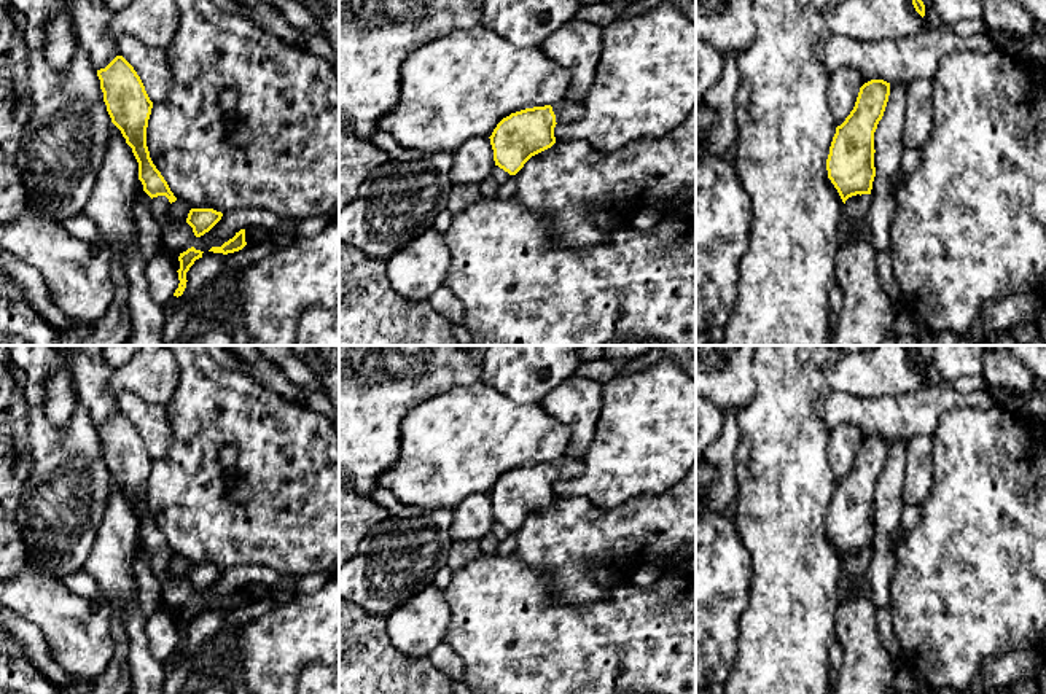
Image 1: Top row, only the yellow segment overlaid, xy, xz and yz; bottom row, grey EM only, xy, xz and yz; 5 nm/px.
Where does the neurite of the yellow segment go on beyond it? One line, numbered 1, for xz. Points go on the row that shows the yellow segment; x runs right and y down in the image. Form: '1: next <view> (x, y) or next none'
1: next xz (565, 110)

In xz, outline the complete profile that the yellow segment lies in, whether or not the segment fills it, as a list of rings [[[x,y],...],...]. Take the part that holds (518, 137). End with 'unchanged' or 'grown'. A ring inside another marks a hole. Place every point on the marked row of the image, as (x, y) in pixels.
[[[568,99],[511,113],[489,137],[495,166],[516,175],[532,156],[556,143],[554,127],[559,123],[578,121],[583,115],[583,100]]] | grown

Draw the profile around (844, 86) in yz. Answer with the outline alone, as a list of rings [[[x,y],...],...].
[[[842,68],[831,75],[828,100],[836,126],[841,126],[853,110],[860,88],[861,76],[857,70]]]

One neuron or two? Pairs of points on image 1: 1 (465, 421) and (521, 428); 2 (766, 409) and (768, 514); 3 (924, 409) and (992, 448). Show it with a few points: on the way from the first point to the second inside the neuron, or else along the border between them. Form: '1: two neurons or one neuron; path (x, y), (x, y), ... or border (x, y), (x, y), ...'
1: one neuron; path (480, 428), (507, 428)
2: one neuron; path (768, 435), (768, 489)
3: two neurons; border (975, 406), (951, 406), (941, 416), (932, 435)

